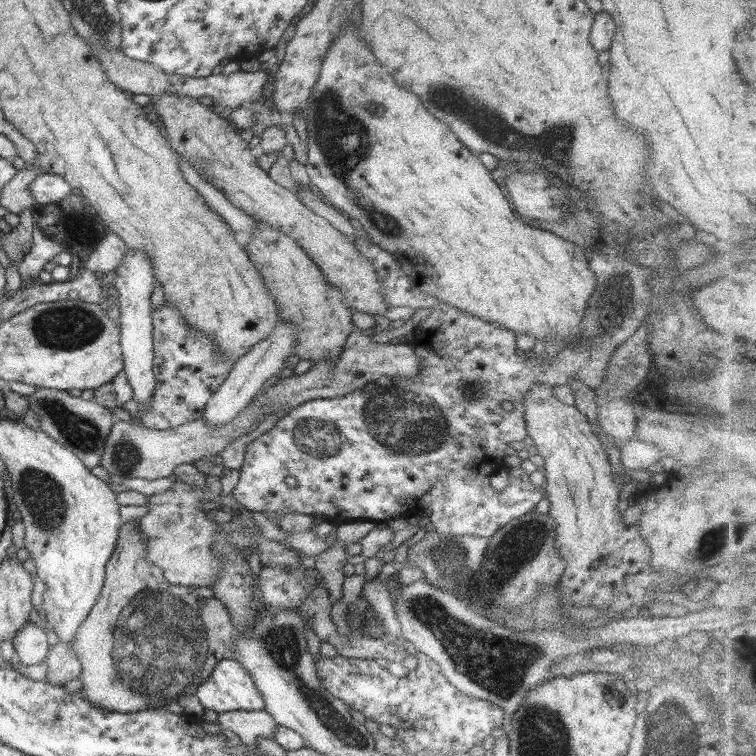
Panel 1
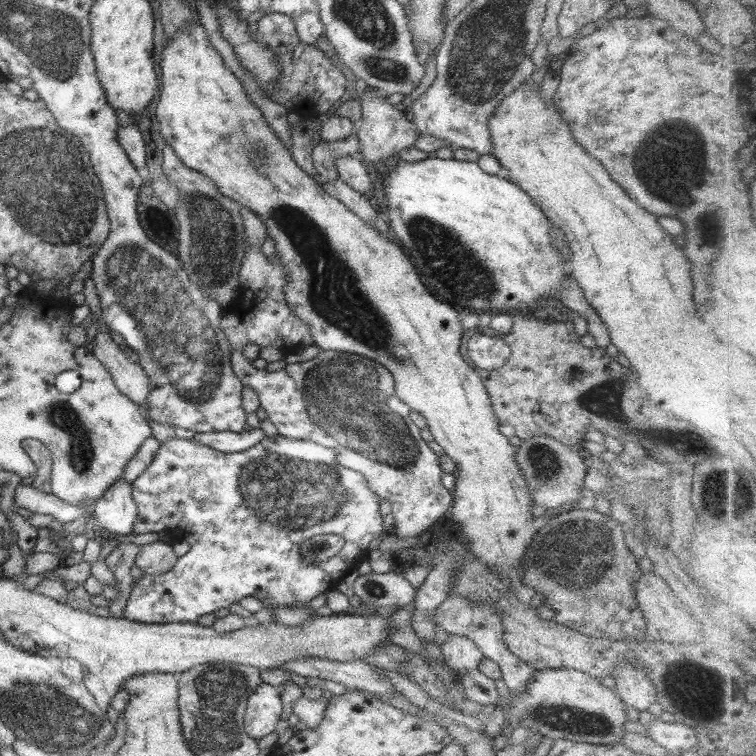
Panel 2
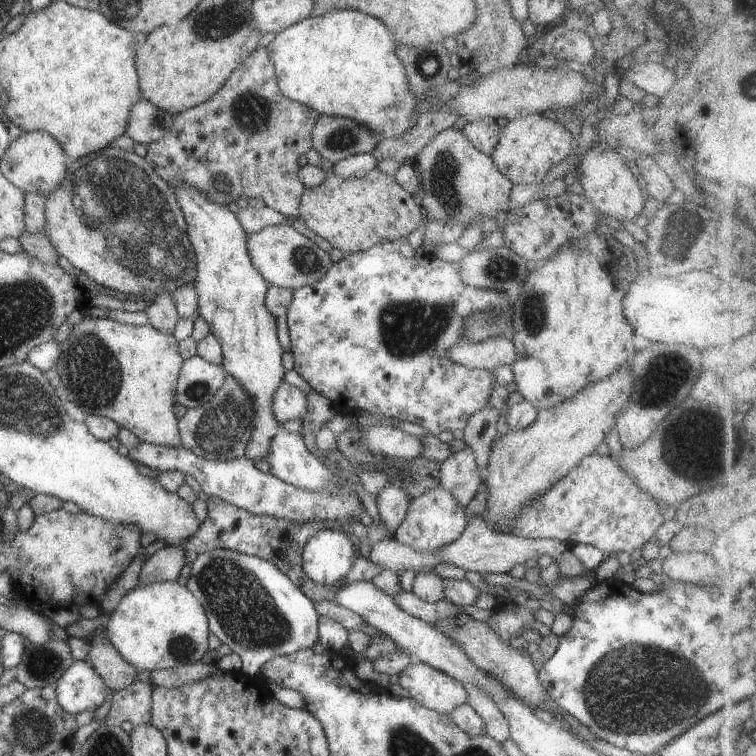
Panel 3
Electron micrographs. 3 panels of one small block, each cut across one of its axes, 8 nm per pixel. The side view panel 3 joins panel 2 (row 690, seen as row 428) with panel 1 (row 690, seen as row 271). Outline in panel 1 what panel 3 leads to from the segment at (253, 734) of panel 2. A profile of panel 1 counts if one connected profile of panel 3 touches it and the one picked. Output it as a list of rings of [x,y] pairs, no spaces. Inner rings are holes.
[[[234,658],[222,659],[213,669],[208,679],[197,689],[197,696],[203,706],[214,712],[228,712],[232,710],[262,710],[264,709],[264,698],[256,691],[256,686],[249,678],[248,672],[237,664]]]

